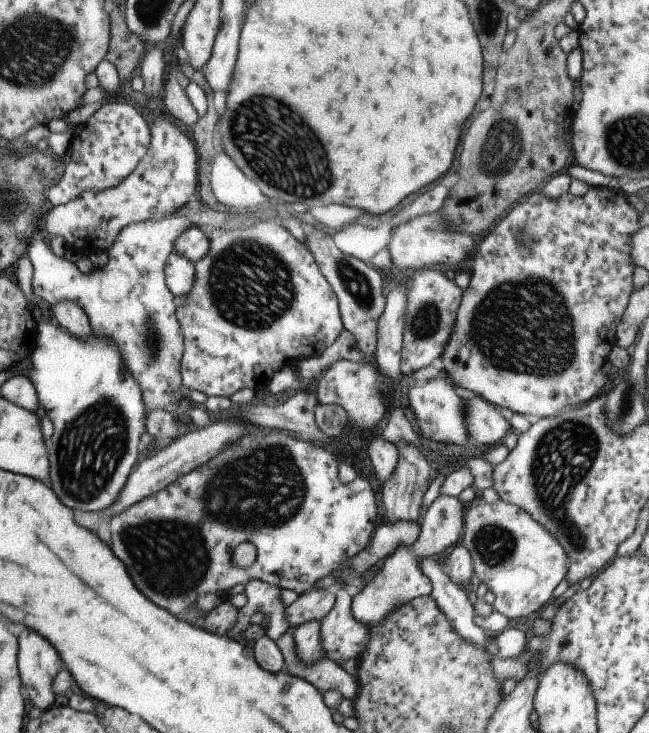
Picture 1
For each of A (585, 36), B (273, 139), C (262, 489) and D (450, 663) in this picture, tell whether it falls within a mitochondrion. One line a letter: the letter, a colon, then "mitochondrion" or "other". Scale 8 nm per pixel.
A: other
B: mitochondrion
C: mitochondrion
D: other

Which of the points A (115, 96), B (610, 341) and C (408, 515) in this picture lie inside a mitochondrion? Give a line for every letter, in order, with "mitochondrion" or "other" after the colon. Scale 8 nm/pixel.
A: other
B: other
C: other

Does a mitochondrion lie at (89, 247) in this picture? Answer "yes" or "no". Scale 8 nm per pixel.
no

